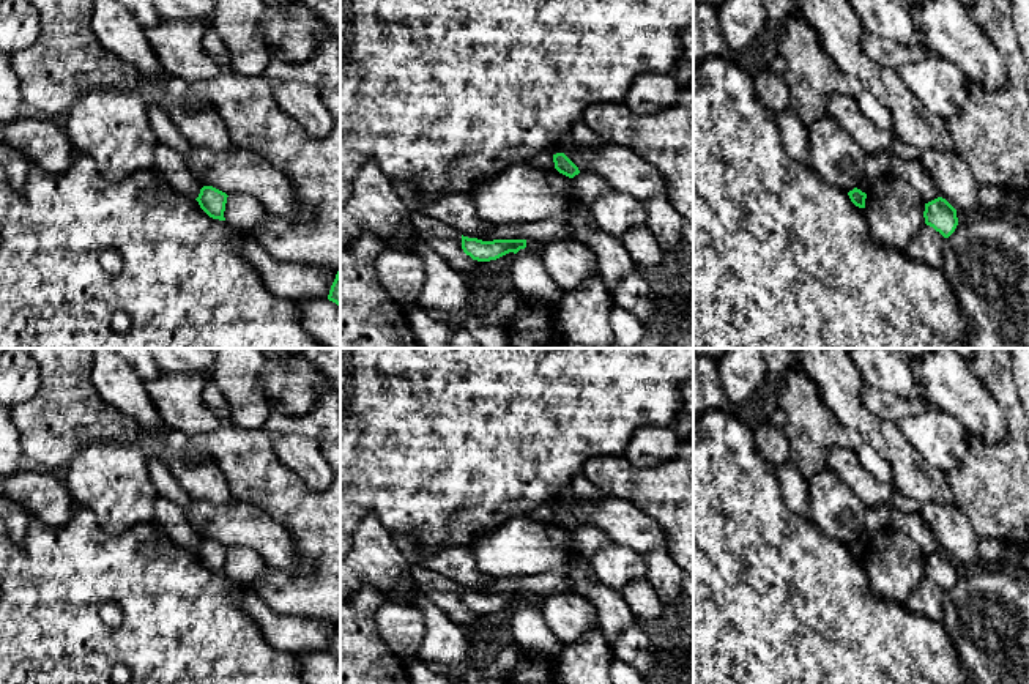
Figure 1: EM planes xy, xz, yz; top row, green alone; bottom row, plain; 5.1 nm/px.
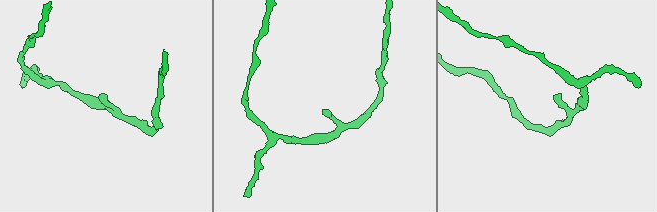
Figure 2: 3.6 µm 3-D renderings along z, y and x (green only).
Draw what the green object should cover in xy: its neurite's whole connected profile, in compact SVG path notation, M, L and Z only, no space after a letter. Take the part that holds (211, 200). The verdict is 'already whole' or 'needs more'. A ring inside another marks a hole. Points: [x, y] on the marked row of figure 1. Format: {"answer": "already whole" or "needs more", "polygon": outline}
{"answer": "already whole", "polygon": "M203 186L195 200L210 217L225 221L224 211L225 211L227 197L228 195L225 192L213 186Z"}

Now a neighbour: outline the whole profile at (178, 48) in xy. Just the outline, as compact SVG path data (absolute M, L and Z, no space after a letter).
M162 20L143 28L145 36L169 77L180 77L188 84L217 76L219 66L203 49L205 22Z

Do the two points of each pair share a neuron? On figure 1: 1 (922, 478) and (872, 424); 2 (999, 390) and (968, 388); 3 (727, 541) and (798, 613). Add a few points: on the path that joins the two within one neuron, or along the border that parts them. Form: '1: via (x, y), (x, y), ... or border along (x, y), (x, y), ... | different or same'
1: via (910, 465), (883, 437) | same
2: border along (968, 364), (1007, 421) | different
3: via (746, 560), (752, 565), (752, 571), (779, 598) | same

